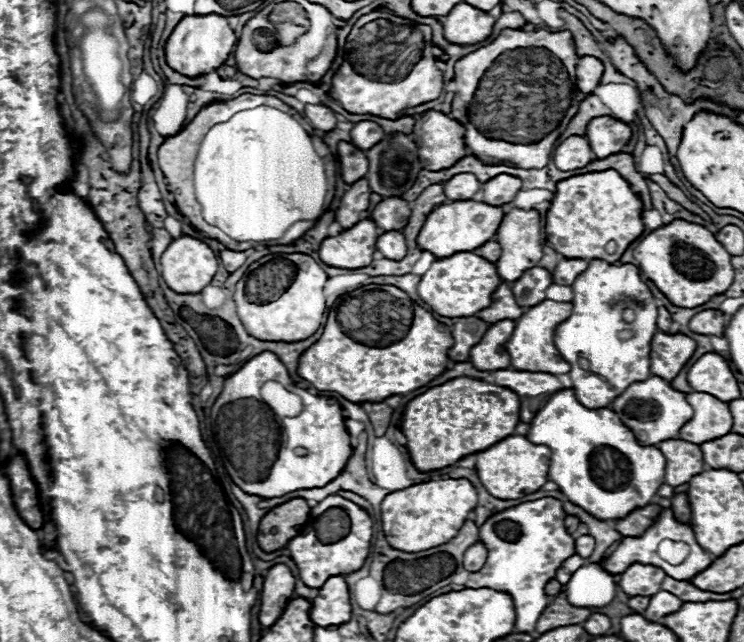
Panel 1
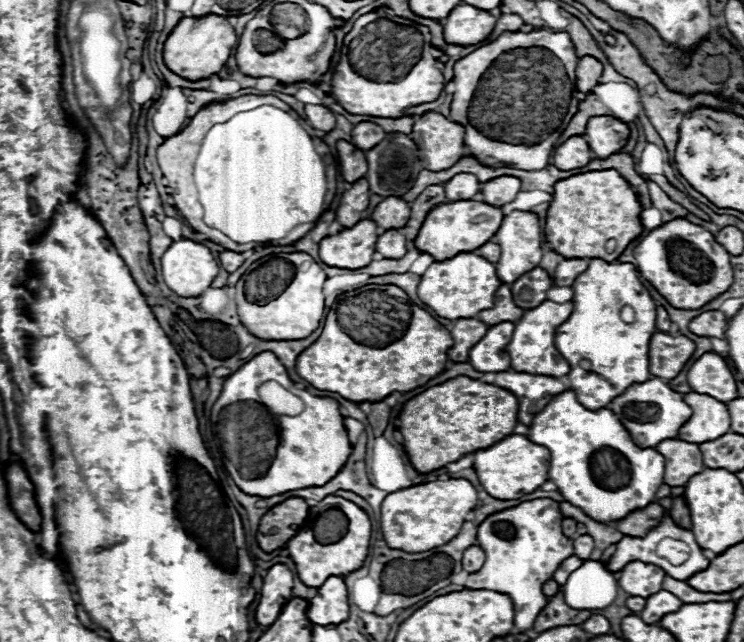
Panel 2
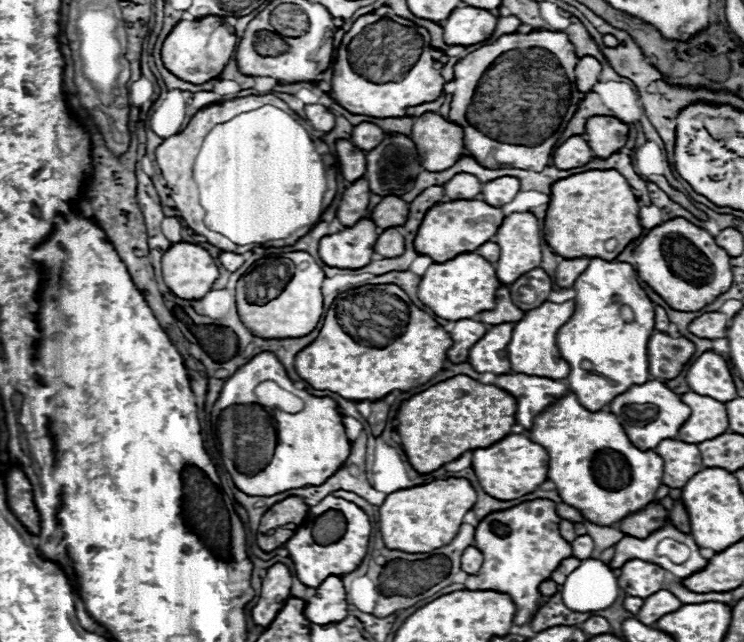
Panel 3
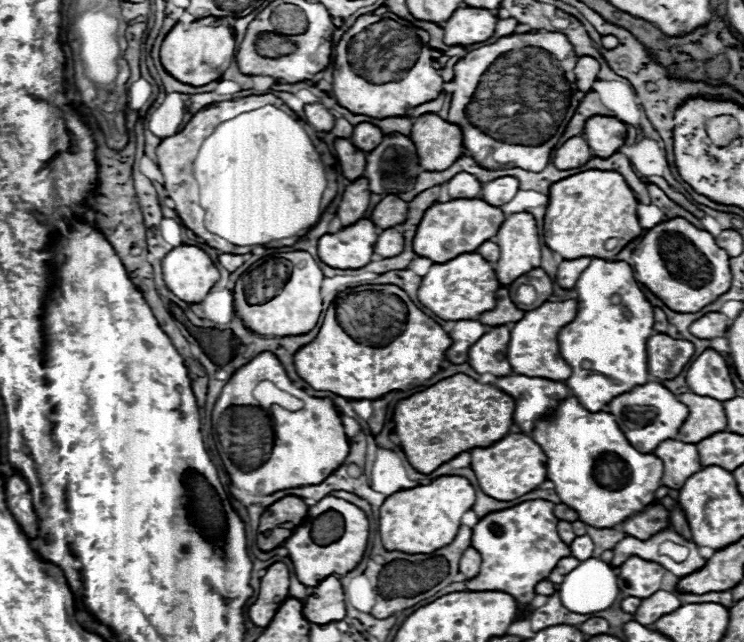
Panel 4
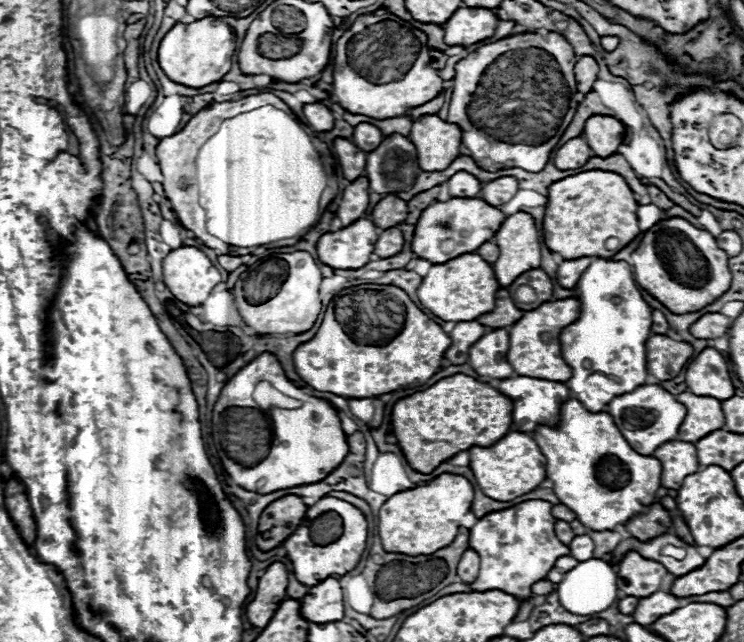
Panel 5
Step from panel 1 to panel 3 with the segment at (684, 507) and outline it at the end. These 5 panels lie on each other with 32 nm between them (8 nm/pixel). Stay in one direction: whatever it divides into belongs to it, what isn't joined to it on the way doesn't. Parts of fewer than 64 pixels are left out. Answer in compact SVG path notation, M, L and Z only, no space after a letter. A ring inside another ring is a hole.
M674 500L674 508L668 512L668 518L672 520L672 524L682 530L682 532L690 532L690 518L688 512L684 508L684 504L680 500Z

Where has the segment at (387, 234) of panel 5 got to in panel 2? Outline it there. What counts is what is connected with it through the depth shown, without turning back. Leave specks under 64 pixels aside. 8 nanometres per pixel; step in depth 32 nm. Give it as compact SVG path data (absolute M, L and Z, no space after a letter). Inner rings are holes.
M386 230L382 236L378 236L376 252L380 252L384 258L402 258L406 254L406 240L398 230Z

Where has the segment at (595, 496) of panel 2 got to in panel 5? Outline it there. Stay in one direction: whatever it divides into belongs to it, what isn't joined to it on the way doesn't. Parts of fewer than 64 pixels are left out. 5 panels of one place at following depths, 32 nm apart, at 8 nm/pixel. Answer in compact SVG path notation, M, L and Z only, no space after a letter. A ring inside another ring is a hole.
M576 398L560 408L558 426L540 424L532 438L546 456L546 476L554 482L554 494L576 518L592 530L614 530L656 502L662 466L654 456L638 454L620 434L608 412L588 412Z

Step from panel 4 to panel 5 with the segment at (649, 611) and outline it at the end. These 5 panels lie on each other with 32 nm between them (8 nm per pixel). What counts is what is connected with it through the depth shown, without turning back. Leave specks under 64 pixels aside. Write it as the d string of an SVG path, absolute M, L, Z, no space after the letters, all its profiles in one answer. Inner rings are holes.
M658 590L656 594L640 598L632 616L634 616L634 622L638 622L642 626L648 626L648 624L656 622L656 618L660 618L664 614L670 614L672 610L680 608L680 604L682 604L680 598L676 598L674 594Z

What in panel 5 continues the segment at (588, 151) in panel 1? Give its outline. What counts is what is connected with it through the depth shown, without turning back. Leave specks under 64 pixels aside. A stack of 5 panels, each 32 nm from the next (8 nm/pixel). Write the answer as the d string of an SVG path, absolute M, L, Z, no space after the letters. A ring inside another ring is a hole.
M572 138L568 140L566 144L562 144L556 154L554 154L554 164L556 168L560 170L574 170L574 168L580 168L584 166L590 158L594 156L594 152L590 150L590 146L586 144L584 138Z

